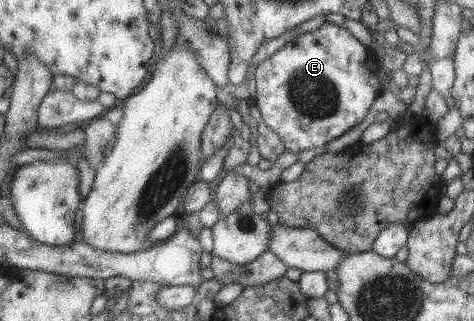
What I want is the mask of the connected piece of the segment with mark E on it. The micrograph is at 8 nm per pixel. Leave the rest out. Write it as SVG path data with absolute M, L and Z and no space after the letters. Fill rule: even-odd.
M328 22L313 32L296 35L254 67L256 91L251 103L259 108L260 122L278 134L286 151L298 153L315 146L323 147L359 124L373 100L382 92L381 68L376 66L374 56L374 52L353 38L345 28Z

